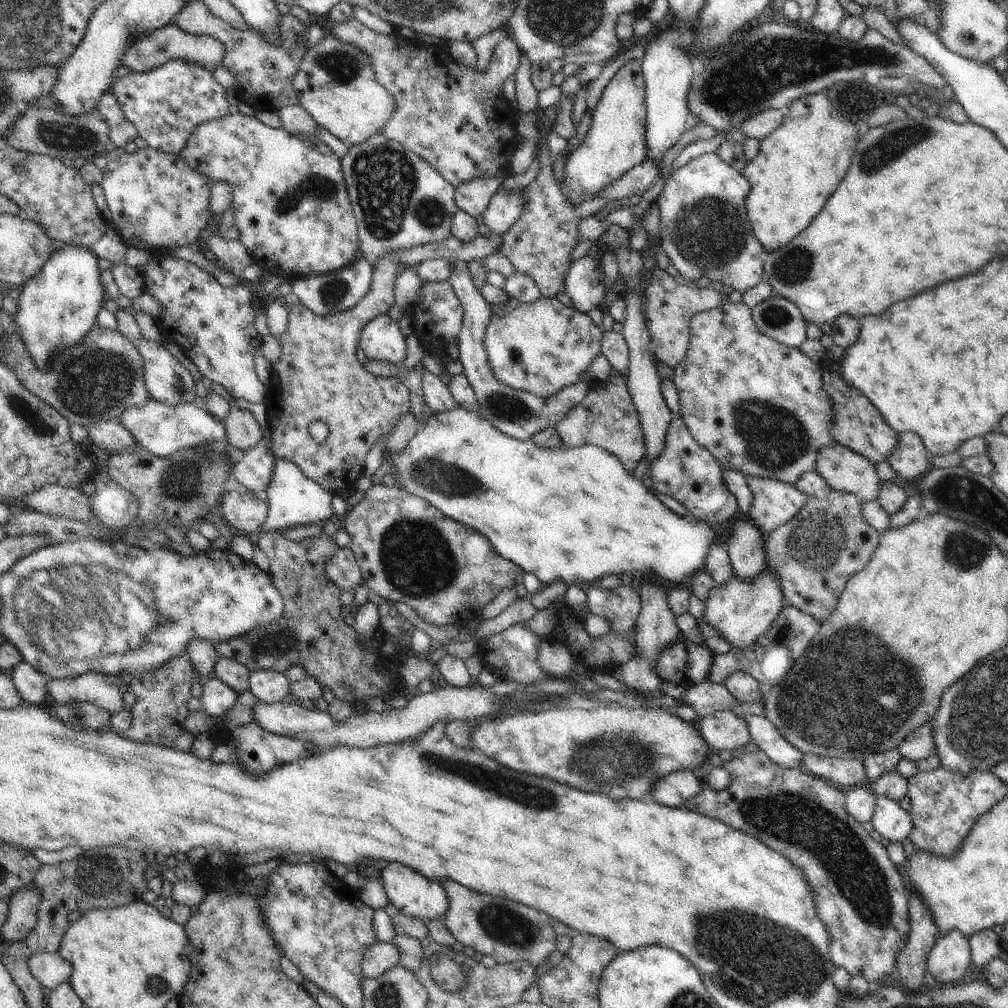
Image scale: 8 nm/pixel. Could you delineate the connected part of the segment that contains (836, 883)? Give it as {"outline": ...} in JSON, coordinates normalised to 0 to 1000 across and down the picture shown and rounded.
{"outline":[[[757,745],[753,746],[737,746],[733,751],[726,753],[722,756],[713,757],[716,761],[723,765],[725,770],[724,781],[717,785],[707,785],[698,776],[698,772],[695,774],[695,787],[691,788],[688,792],[686,792],[683,796],[680,796],[677,801],[684,805],[692,806],[694,808],[700,808],[704,812],[710,812],[720,815],[722,819],[726,821],[732,821],[748,831],[752,831],[754,835],[758,835],[760,839],[776,845],[788,859],[796,861],[799,870],[803,875],[803,878],[807,881],[809,887],[809,896],[811,899],[812,911],[819,918],[822,928],[824,929],[823,948],[825,954],[829,959],[836,958],[843,966],[843,968],[854,967],[865,977],[865,979],[872,977],[876,972],[881,970],[887,962],[889,962],[889,953],[892,944],[900,938],[902,932],[902,925],[904,924],[903,910],[902,910],[902,883],[897,878],[897,873],[883,850],[879,846],[879,840],[865,832],[865,829],[859,824],[859,821],[854,815],[851,815],[838,801],[838,788],[833,786],[831,782],[827,781],[826,776],[822,776],[817,771],[811,771],[804,766],[800,766],[797,763],[781,763],[769,756],[766,756],[765,752]]]}

